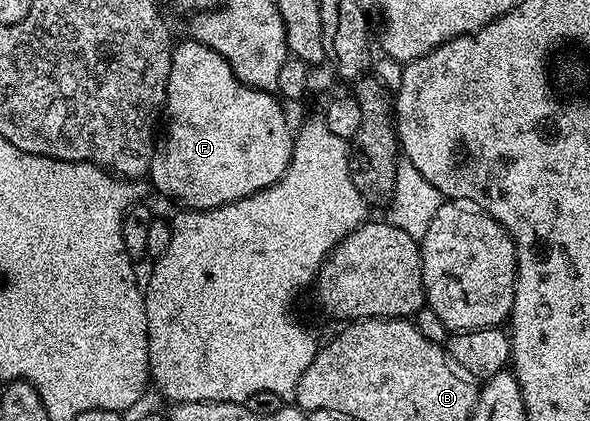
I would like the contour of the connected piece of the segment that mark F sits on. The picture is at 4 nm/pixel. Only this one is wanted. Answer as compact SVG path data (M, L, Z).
M187 39L179 45L177 42L170 51L164 106L166 134L163 137L161 134L154 146L149 184L153 188L155 185L168 200L175 201L183 210L215 209L272 187L272 183L279 181L284 171L288 171L294 150L294 133L286 122L281 104L283 102L274 93L265 93L237 81L224 57L202 41Z

